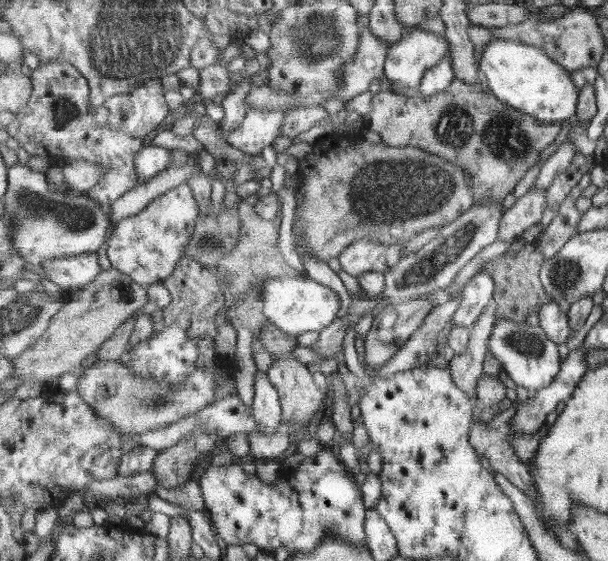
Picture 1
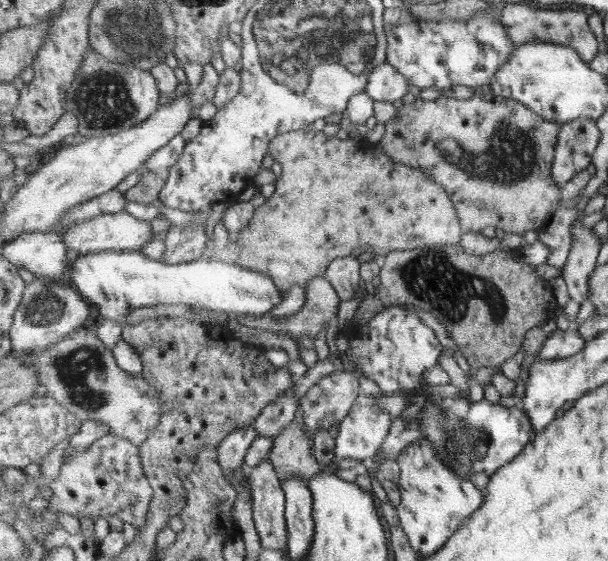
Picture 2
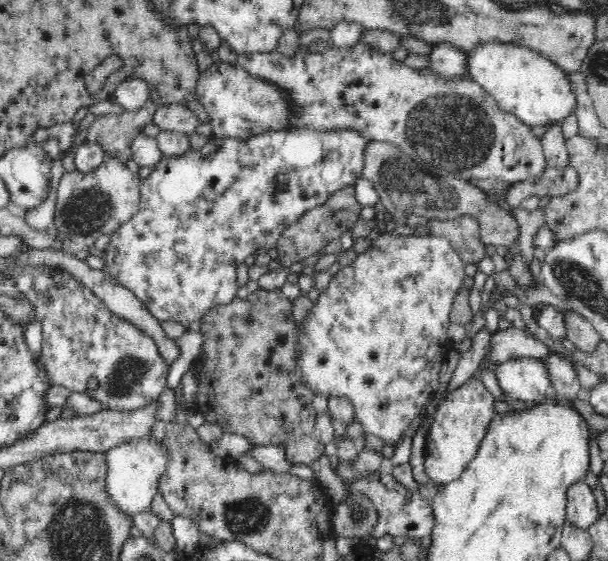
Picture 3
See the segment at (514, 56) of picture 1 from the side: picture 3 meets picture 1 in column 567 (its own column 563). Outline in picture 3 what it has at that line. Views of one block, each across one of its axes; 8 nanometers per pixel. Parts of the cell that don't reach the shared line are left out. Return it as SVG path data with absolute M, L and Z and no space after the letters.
M492 42L469 51L469 77L491 94L498 106L528 126L562 122L574 114L577 98L570 73L532 47Z

